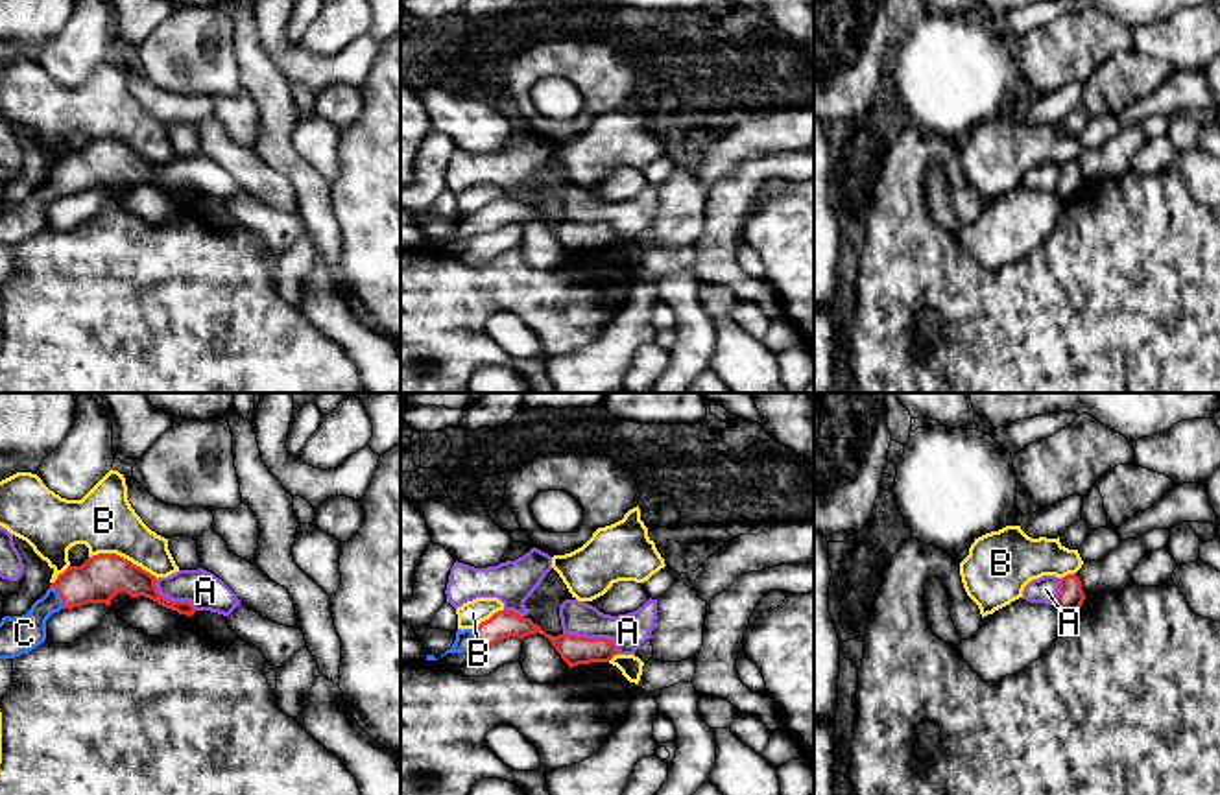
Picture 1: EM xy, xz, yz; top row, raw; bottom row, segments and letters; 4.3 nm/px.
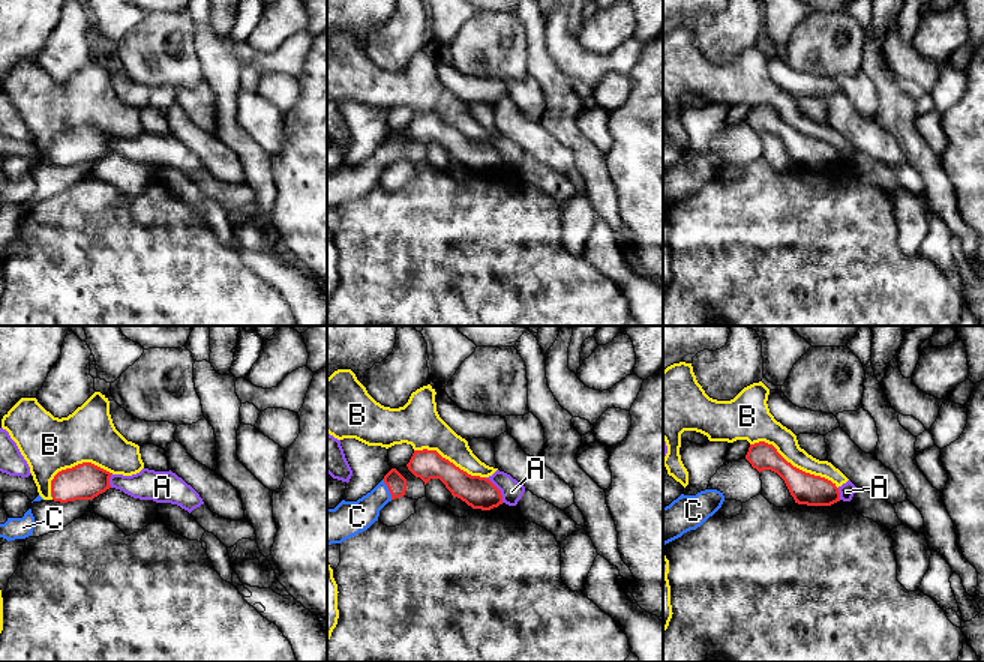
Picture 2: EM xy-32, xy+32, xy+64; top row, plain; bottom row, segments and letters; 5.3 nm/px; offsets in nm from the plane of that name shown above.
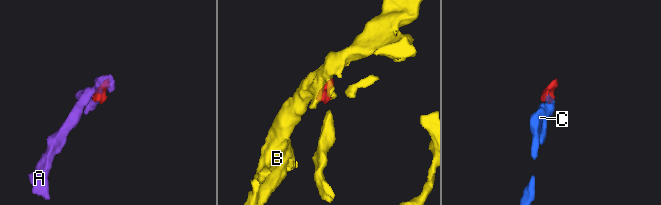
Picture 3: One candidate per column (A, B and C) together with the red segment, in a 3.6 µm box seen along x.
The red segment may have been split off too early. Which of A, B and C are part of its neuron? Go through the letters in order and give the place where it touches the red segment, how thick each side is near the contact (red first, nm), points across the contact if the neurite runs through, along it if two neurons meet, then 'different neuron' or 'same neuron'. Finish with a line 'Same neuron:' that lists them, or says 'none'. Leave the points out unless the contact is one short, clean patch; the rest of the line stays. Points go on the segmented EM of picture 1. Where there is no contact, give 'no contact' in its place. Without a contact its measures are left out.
A: contact xz (595, 639); calibres 130 and 160 nm; way xz (574, 650), (586, 639), (595, 639), (628, 631); same neuron
B: contact xy (122, 557); calibres 200 and 280 nm; different neuron
C: contact xy (59, 594); calibres 200 and 160 nm; different neuron
Same neuron: A

